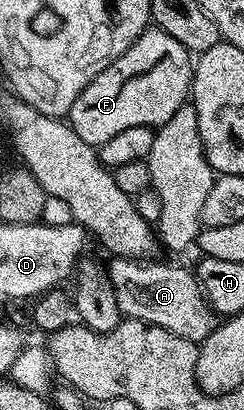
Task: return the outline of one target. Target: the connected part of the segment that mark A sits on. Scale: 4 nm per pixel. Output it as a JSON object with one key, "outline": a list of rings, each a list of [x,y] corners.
{"outline":[[[116,257],[108,260],[108,275],[122,316],[167,329],[167,333],[175,333],[175,337],[200,345],[213,332],[219,319],[197,286],[196,274],[190,268],[188,271],[173,263],[152,263]]]}

